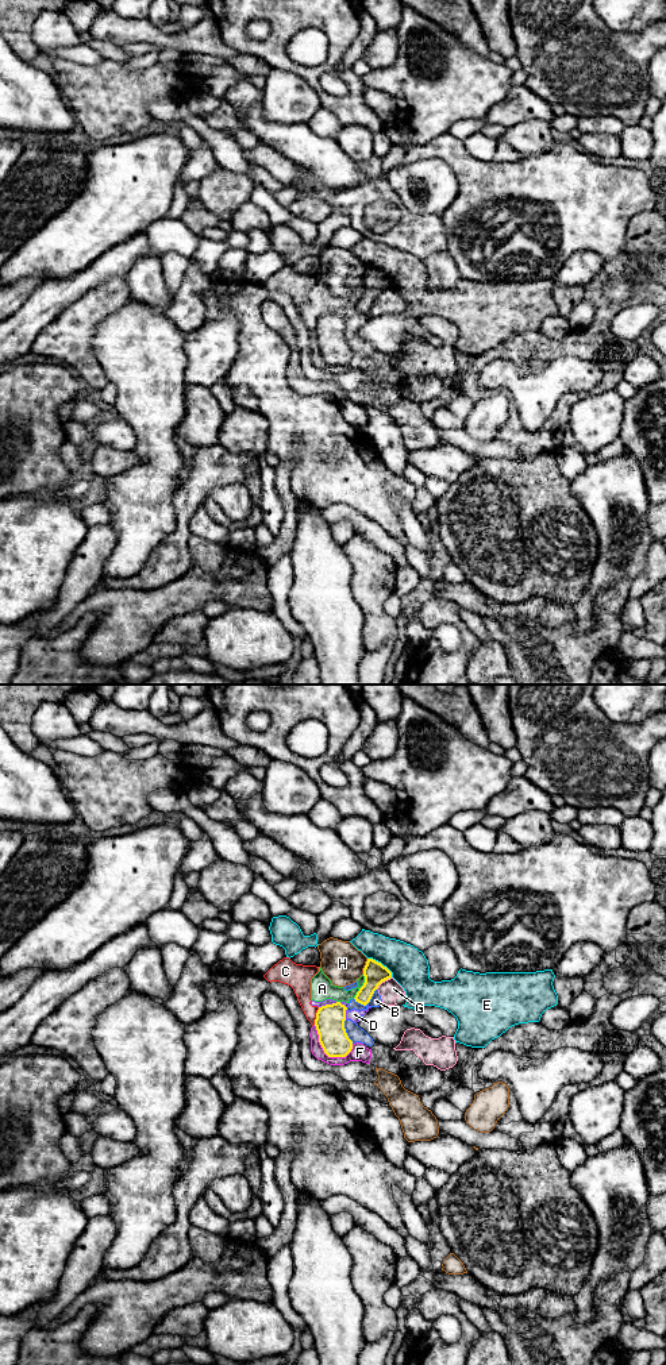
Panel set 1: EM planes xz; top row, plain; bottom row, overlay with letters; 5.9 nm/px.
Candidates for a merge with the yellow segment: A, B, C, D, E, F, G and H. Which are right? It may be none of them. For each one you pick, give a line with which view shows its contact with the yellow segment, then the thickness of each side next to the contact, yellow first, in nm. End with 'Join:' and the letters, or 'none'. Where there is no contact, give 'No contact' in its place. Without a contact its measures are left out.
Join: none

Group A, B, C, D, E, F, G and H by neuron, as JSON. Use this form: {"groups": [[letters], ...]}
{"groups": [["A", "B", "C", "D", "F", "G"], ["E"], ["H"]]}

